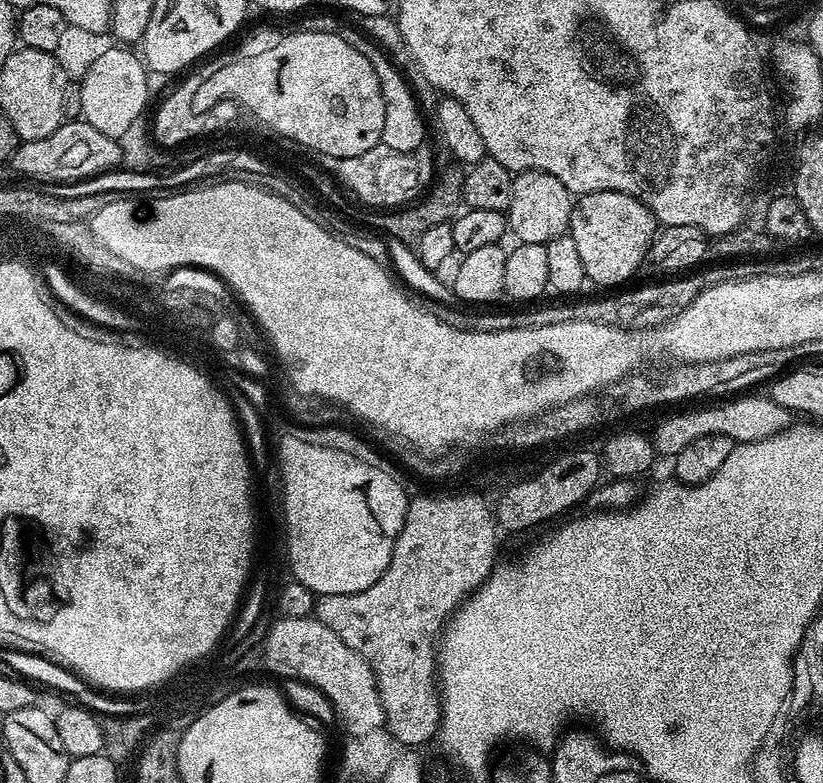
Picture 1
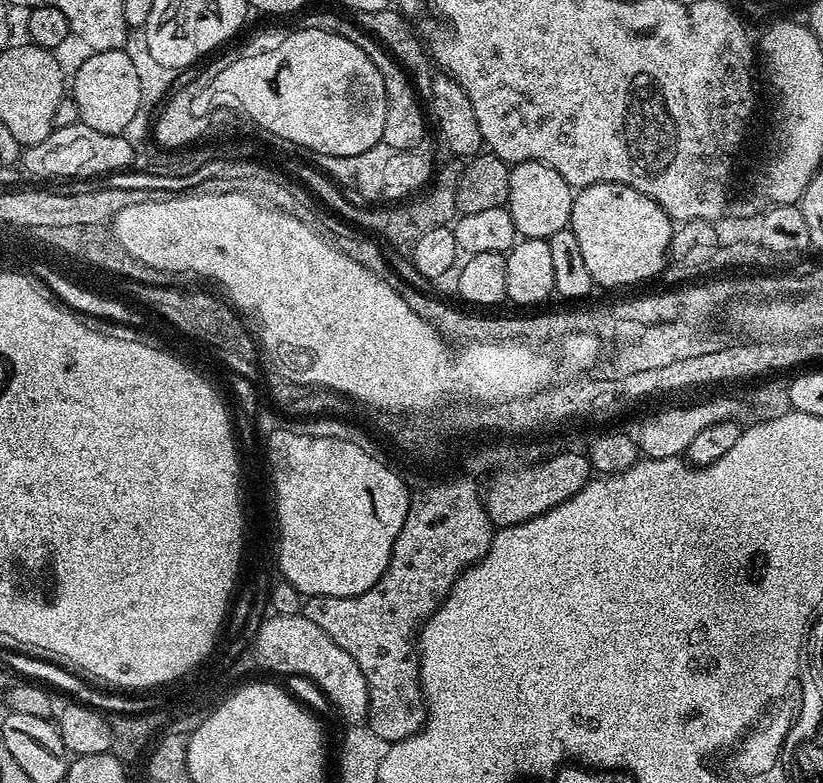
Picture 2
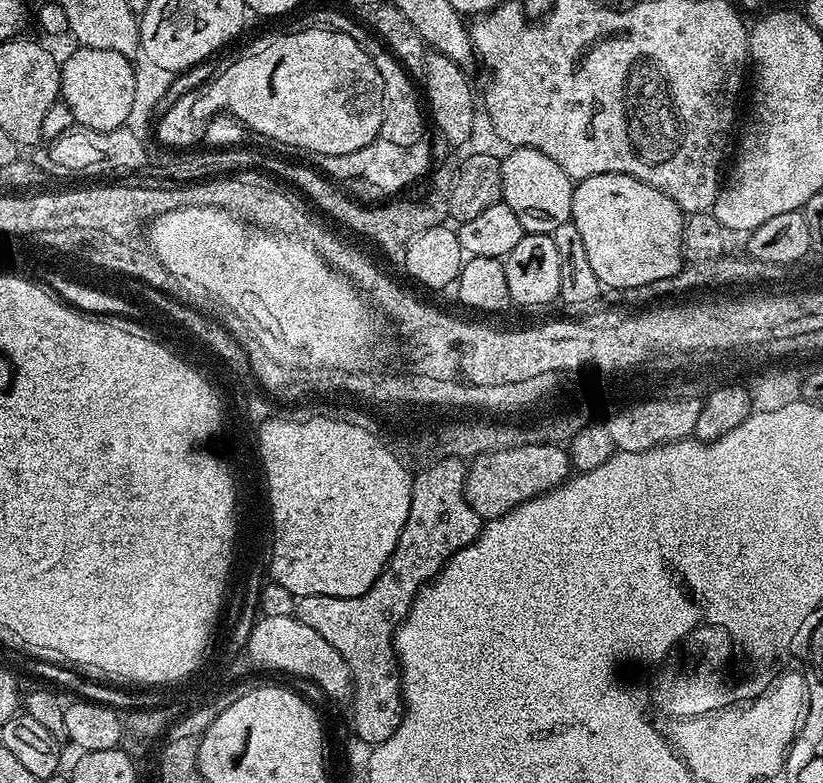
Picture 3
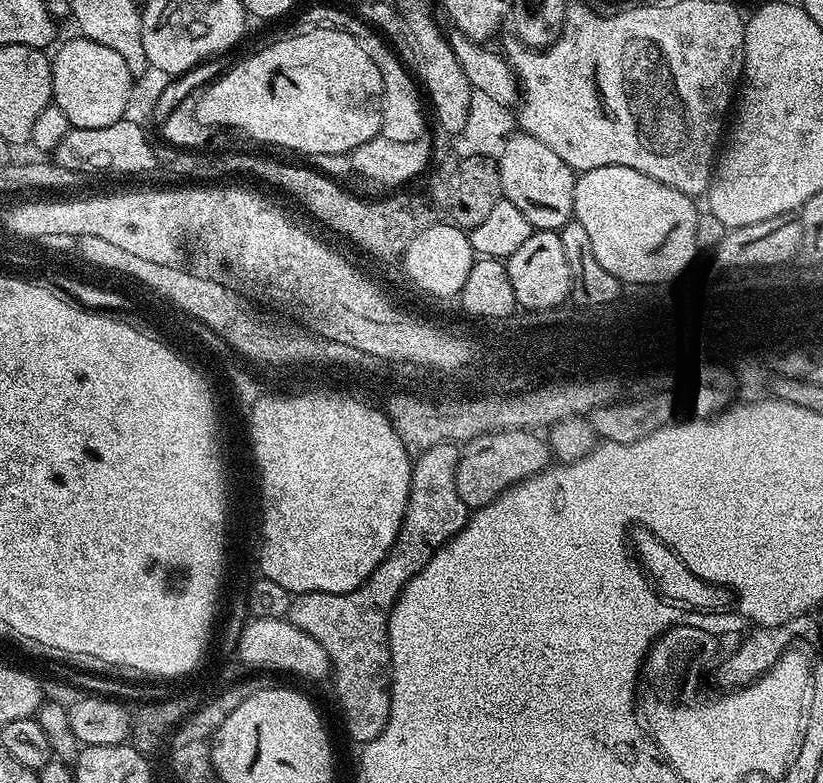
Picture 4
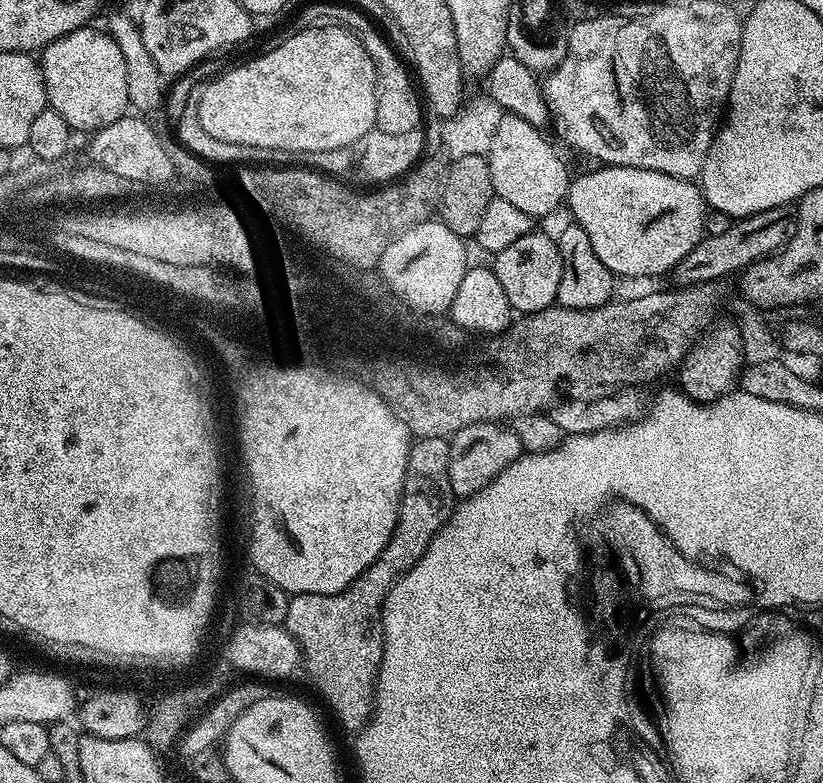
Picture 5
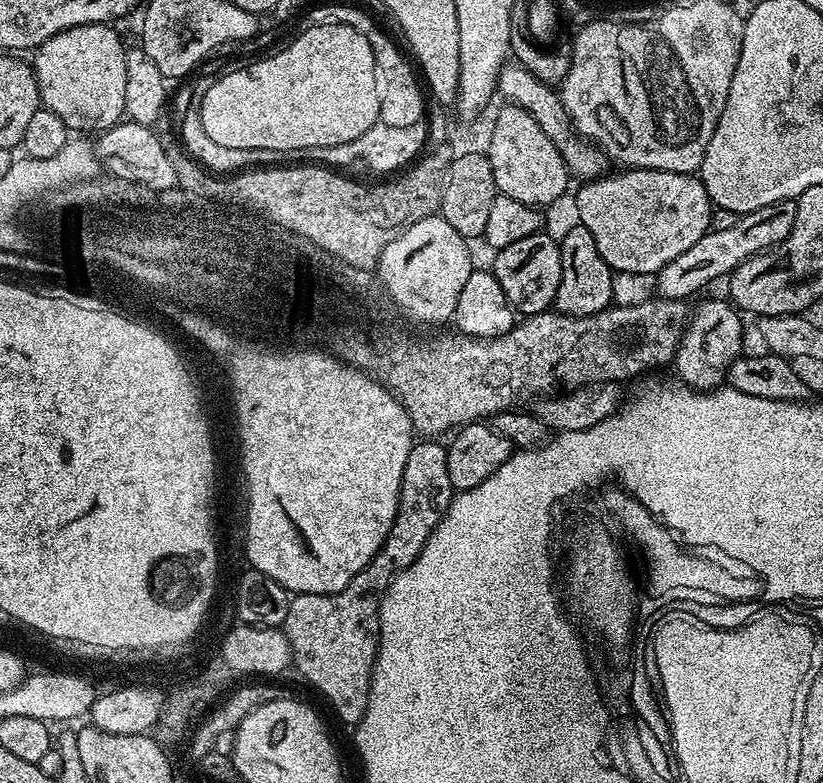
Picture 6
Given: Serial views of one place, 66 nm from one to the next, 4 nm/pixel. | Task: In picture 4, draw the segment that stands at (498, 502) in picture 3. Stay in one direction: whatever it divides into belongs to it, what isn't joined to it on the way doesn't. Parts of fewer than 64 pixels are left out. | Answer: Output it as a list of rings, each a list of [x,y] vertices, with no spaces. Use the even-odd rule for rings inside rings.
[[[510,430],[482,434],[463,445],[460,461],[456,467],[458,498],[468,509],[475,510],[497,500],[507,488],[518,480],[541,471],[550,464],[550,449],[532,430]]]

